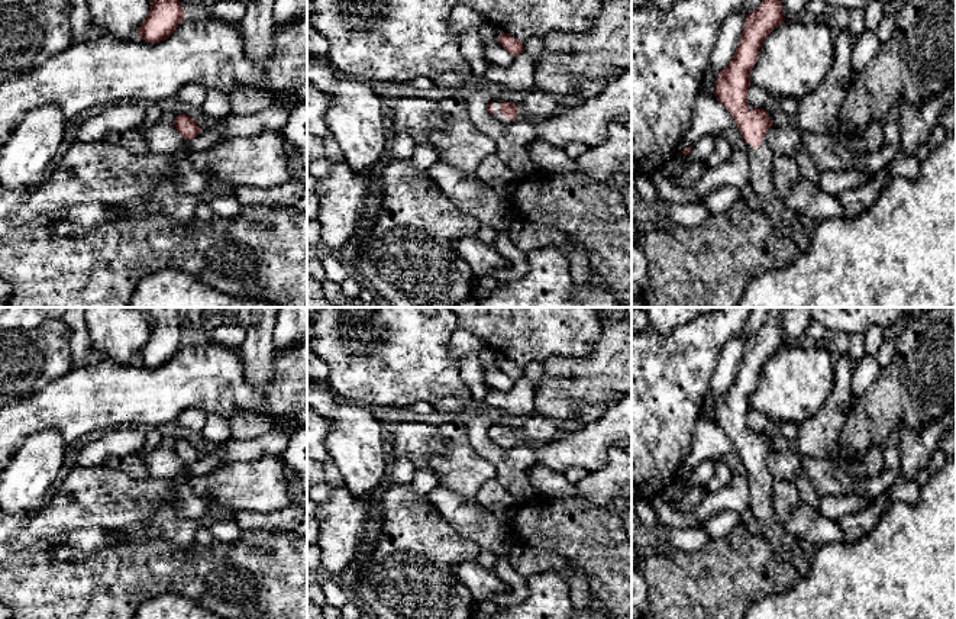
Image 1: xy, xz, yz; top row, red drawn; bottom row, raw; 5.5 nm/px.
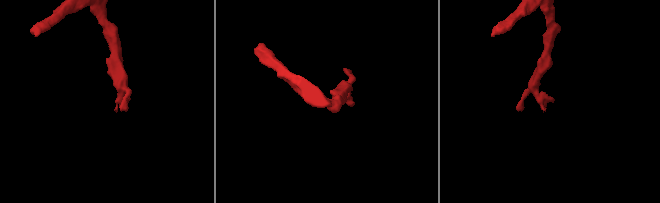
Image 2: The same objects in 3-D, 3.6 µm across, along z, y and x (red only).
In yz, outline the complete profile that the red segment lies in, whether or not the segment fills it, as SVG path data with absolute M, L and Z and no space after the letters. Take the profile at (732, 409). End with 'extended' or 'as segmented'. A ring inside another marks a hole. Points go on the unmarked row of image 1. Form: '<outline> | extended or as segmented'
M769 307L760 331L746 341L734 381L717 400L714 420L730 436L747 468L749 510L759 520L762 535L775 547L778 555L795 567L800 576L807 576L811 562L805 558L800 541L789 535L773 515L773 477L766 467L766 457L773 446L765 433L753 432L747 426L749 400L759 374L766 361L785 345L781 328L782 312L784 307Z | extended

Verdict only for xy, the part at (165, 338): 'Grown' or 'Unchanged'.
Unchanged

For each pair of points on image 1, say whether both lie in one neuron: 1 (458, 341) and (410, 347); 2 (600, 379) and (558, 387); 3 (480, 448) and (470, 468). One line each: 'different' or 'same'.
1: different
2: same
3: different

